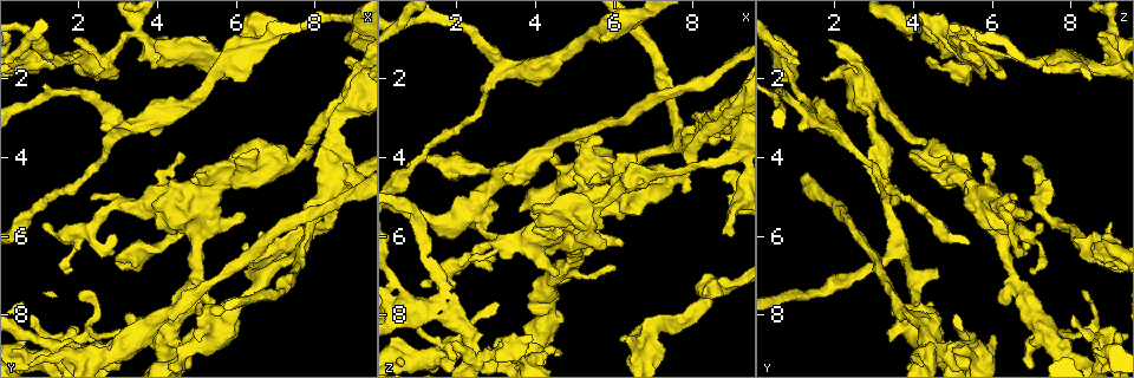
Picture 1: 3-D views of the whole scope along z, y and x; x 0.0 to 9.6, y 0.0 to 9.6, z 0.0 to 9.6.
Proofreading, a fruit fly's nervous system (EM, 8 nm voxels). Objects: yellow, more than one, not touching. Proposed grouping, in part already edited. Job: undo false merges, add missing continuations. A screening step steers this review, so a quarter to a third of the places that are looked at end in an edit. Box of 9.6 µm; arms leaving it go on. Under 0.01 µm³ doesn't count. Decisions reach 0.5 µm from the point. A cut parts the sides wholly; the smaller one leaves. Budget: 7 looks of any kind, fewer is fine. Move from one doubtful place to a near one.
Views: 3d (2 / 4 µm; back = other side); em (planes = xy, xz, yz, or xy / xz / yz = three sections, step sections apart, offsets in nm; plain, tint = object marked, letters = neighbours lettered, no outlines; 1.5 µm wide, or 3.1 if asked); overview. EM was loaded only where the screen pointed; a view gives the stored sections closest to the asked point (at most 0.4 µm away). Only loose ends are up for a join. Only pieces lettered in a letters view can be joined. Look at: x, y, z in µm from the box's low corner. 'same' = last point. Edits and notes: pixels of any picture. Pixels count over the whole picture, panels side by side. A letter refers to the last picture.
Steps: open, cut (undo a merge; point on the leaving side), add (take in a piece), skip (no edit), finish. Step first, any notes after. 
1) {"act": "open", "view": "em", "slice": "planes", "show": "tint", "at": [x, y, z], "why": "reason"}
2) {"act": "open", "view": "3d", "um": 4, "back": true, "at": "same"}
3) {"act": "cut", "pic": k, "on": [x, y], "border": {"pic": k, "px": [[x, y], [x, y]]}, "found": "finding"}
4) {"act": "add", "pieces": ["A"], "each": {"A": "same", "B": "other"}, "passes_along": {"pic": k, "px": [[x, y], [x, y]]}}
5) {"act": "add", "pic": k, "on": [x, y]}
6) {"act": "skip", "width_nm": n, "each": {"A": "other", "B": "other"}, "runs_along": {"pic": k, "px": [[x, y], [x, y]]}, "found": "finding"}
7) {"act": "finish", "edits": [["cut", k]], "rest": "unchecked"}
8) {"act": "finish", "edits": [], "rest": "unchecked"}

{"act": "open", "view": "3d", "um": 2, "at": [4.55, 3.90, 5.85], "why": "branch stops here"}

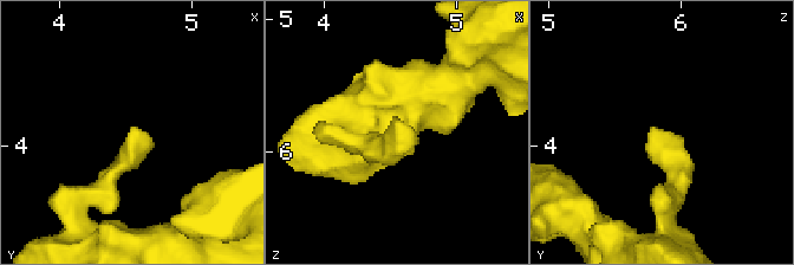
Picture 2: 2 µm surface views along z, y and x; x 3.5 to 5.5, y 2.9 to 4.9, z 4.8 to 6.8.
{"act": "open", "view": "em", "slice": "planes", "show": "tint", "at": [4.52, 3.86, 5.80]}

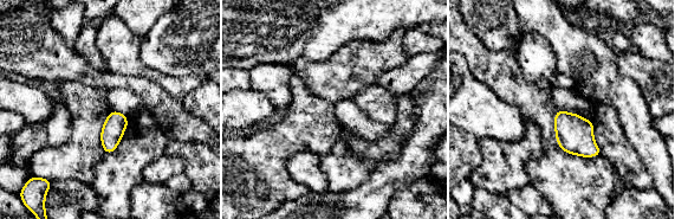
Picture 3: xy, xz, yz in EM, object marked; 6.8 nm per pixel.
{"act": "open", "view": "em", "slice": "planes", "show": "letters", "at": "same", "why": "see the neighbours"}

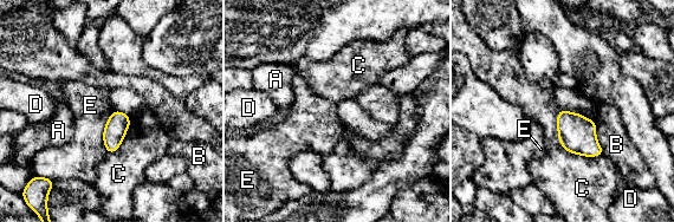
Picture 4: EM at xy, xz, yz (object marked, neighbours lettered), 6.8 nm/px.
{"act": "skip", "width_nm": 150, "each": {"A": "other", "B": "other", "C": "other", "D": "other", "E": "other"}, "border": {"pic": 4, "px": [[112, 110], [103, 132], [107, 152]]}, "found": "none of them fits"}

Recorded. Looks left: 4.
{"act": "open", "view": "em", "slice": "yz", "step": 4, "show": "letters", "at": [5.55, 2.05, 5.90], "why": "branch stops here"}

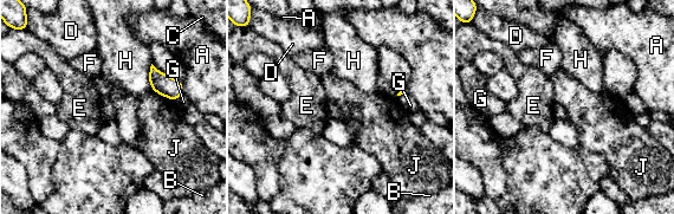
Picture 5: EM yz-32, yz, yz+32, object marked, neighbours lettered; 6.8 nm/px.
{"act": "open", "view": "em", "slice": "xz", "step": 4, "show": "letters", "at": "same", "why": "another direction"}

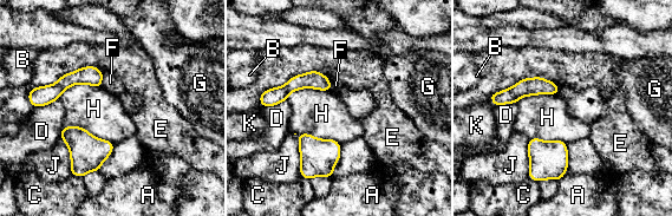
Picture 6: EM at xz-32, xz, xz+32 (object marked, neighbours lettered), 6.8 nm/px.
{"act": "skip", "longest_contact_nm": ["E", 550], "each": {"A": "other", "B": "other", "C": "other", "D": "other", "E": "other", "F": "other", "G": "other", "H": "other", "J": "other", "K": "other"}, "found": "none of them fits"}

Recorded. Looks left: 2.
{"act": "open", "view": "em", "slice": "planes", "show": "letters", "at": [1.75, 8.90, 8.80]}

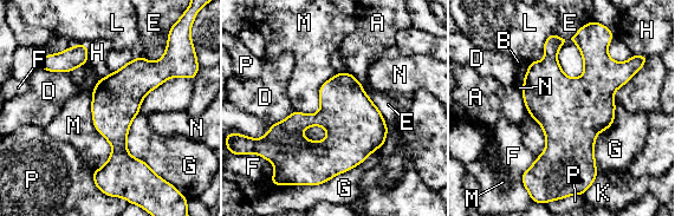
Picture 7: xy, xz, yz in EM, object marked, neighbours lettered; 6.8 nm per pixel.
{"act": "skip", "each": {"A": "other", "B": "other", "D": "other", "E": "other", "F": "other", "G": "other", "H": "other", "K": "other", "L": "other", "M": "other", "N": "other", "P": "other"}, "runs_along": {"pic": 7, "px": [[155, 65], [98, 180]]}, "found": "all the same cell"}

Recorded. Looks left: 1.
{"act": "finish", "edits": [], "rest": "unchecked"}

